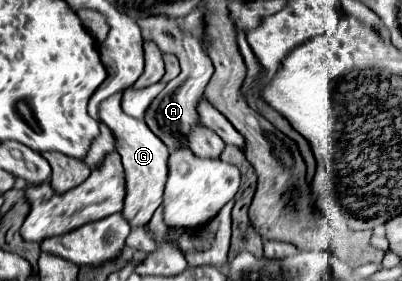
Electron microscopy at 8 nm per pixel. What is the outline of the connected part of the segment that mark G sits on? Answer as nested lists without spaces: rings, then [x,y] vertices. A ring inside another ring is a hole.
[[[117,92],[109,98],[105,98],[105,102],[101,102],[99,120],[111,130],[111,134],[115,138],[115,150],[123,160],[125,178],[127,178],[127,196],[125,196],[123,216],[131,222],[131,226],[145,226],[151,220],[153,212],[163,202],[169,148],[145,126],[143,120],[123,114],[121,96],[123,96],[123,92]]]

